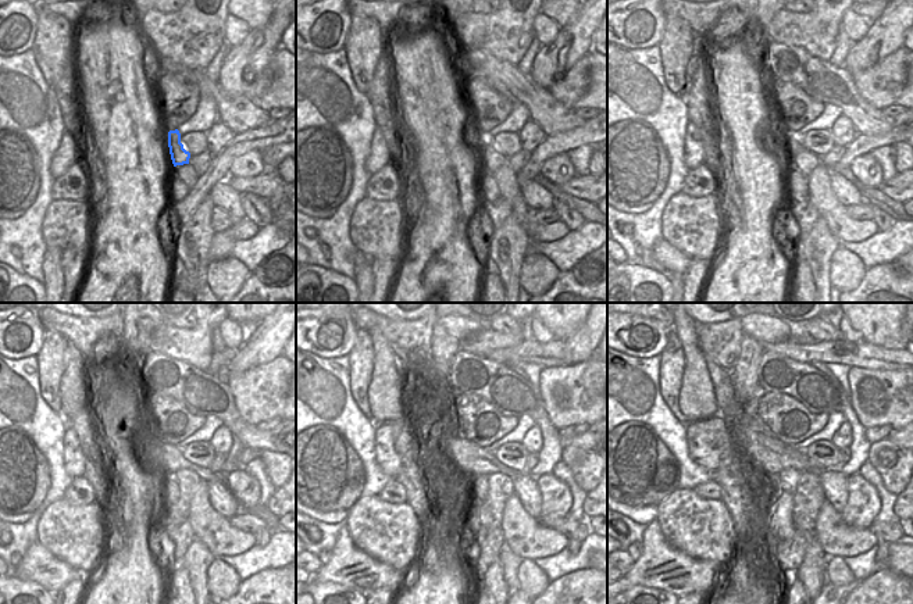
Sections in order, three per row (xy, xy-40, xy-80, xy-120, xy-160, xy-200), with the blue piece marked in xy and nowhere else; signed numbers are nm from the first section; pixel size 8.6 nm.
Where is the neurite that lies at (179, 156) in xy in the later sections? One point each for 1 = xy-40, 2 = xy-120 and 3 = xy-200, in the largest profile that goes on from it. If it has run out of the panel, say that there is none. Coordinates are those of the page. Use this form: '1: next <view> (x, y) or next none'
1: next xy-40 (491, 157)
2: next xy-120 (186, 479)
3: next xy-200 (809, 496)

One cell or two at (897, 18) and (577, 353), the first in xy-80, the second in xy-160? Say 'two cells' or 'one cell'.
one cell

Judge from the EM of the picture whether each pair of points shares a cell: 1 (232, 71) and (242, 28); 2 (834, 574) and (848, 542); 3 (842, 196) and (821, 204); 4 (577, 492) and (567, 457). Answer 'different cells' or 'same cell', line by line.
1: different cells
2: different cells
3: different cells
4: different cells

